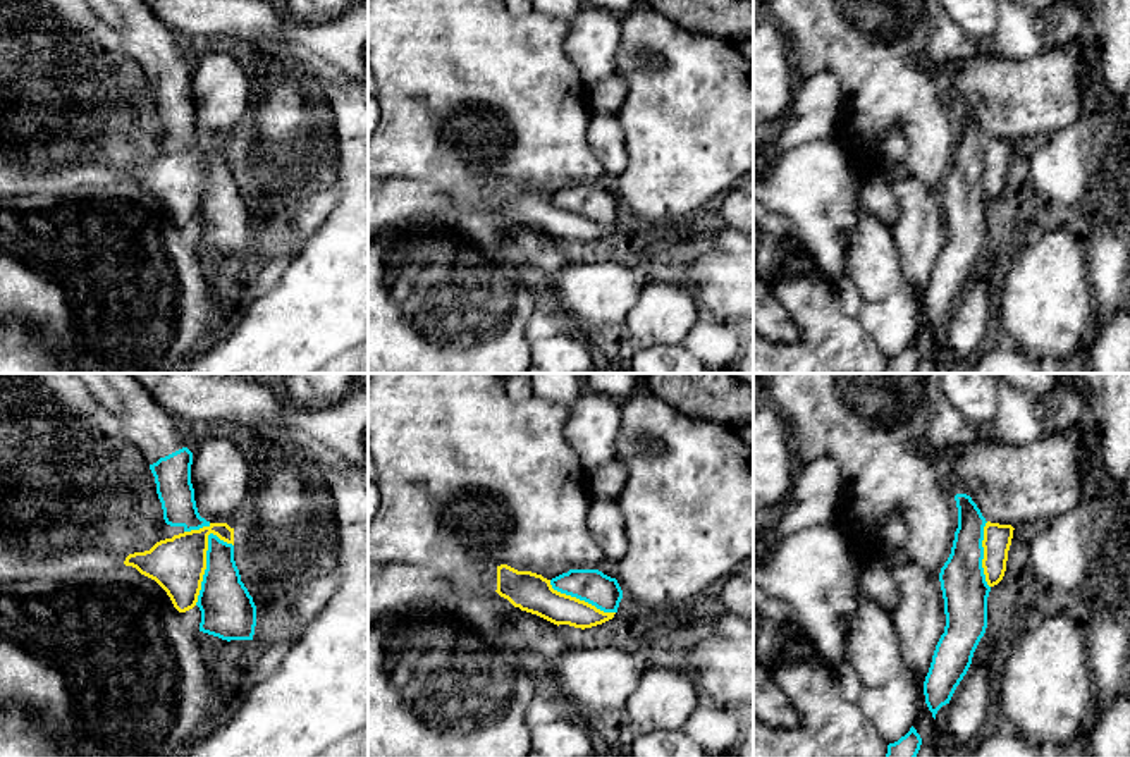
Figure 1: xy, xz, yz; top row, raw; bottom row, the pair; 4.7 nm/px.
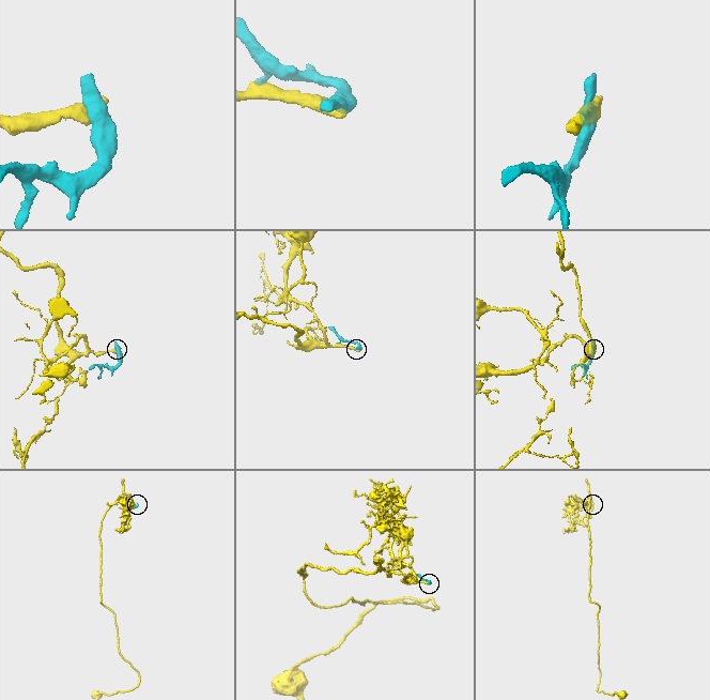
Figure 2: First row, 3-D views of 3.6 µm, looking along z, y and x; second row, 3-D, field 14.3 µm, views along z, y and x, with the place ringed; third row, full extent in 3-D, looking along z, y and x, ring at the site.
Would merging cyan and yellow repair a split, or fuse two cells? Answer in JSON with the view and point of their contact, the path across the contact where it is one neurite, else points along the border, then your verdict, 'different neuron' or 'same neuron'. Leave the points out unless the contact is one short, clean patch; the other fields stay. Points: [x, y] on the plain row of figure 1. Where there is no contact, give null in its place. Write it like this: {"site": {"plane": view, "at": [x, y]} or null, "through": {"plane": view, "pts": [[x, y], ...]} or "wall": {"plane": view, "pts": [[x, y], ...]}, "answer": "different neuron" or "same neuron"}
{"site": {"plane": "xy", "at": [207, 183]}, "answer": "same neuron"}

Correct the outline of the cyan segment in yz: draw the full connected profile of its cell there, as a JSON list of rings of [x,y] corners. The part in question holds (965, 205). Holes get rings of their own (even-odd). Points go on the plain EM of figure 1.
[[[956,108],[955,115],[958,143],[939,188],[946,241],[924,296],[925,318],[934,334],[949,318],[986,248],[987,212],[1004,191],[1015,145],[987,136],[967,108]]]

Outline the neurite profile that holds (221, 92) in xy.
[[[208,46],[200,50],[193,65],[191,98],[198,127],[206,136],[236,136],[255,98],[246,69],[230,53]]]

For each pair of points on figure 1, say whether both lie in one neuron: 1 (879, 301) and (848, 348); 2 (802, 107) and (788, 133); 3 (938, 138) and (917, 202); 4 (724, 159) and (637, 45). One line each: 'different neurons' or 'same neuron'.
1: different neurons
2: same neuron
3: different neurons
4: same neuron

